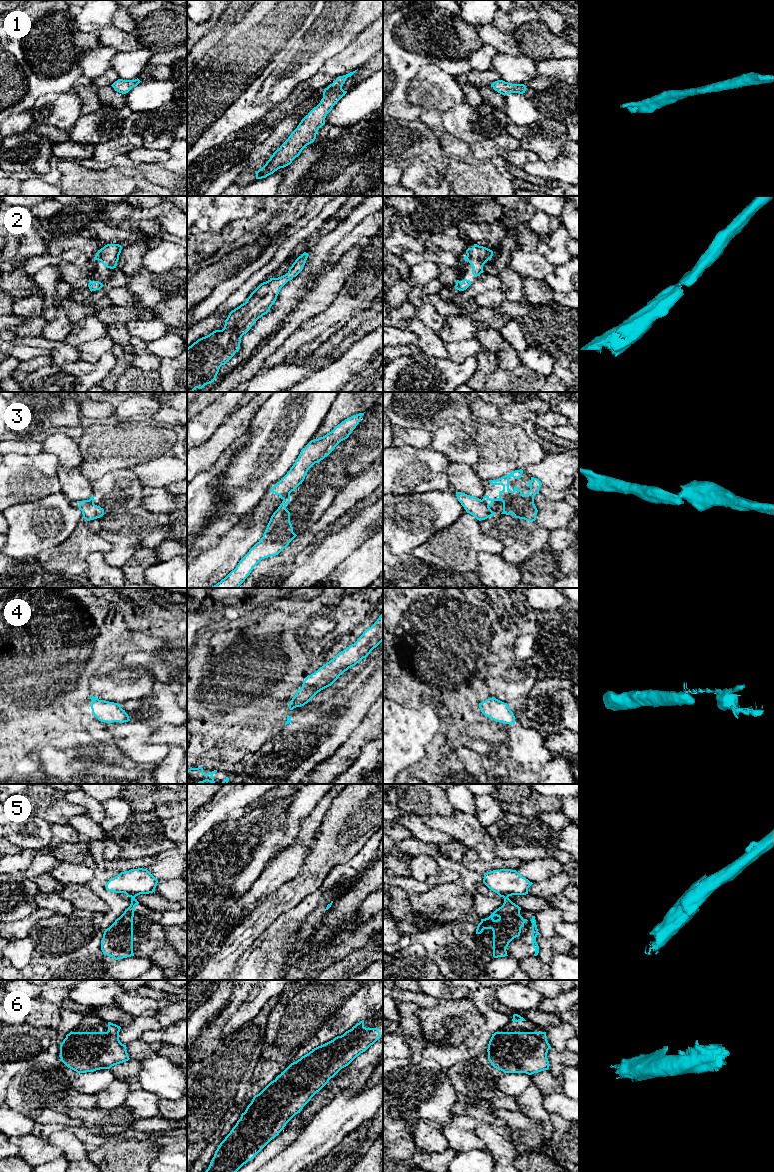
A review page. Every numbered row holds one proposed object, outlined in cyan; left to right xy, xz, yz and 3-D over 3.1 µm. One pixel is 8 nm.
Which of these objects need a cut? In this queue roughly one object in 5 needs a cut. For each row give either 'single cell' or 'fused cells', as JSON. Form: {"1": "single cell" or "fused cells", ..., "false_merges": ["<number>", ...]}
{"1": "single cell", "2": "single cell", "3": "fused cells", "4": "single cell", "5": "fused cells", "6": "single cell", "false_merges": ["3", "5"]}

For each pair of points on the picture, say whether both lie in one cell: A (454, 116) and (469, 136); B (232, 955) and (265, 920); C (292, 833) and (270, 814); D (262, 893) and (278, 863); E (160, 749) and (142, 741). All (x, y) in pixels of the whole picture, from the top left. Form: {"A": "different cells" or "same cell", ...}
{"A": "same cell", "B": "same cell", "C": "different cells", "D": "same cell", "E": "same cell"}

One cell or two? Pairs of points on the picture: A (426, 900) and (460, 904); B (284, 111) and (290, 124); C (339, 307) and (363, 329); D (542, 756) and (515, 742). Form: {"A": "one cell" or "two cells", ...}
{"A": "one cell", "B": "two cells", "C": "two cells", "D": "one cell"}

